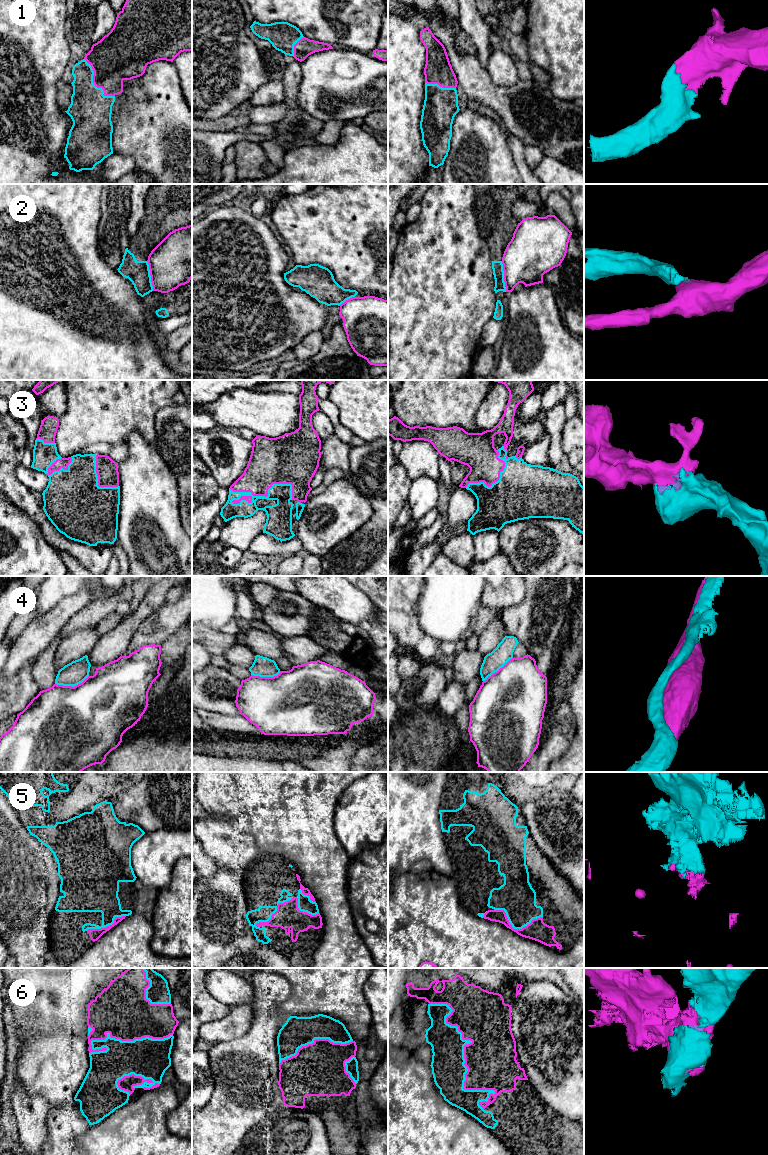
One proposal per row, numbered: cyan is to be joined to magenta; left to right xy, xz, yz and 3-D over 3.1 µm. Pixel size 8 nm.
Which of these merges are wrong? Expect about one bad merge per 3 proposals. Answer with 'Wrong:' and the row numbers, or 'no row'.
Wrong: 2, 4, 5, 6

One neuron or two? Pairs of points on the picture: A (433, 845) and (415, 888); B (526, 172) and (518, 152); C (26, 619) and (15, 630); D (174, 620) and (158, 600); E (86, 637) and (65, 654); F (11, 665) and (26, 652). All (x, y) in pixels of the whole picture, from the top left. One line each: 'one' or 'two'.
A: two
B: one
C: one
D: two
E: one
F: one

